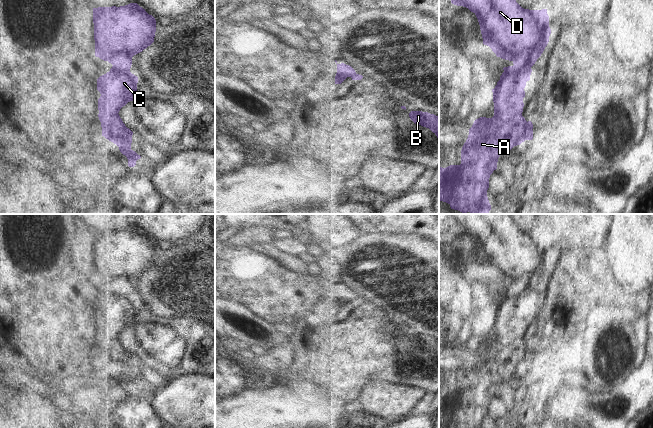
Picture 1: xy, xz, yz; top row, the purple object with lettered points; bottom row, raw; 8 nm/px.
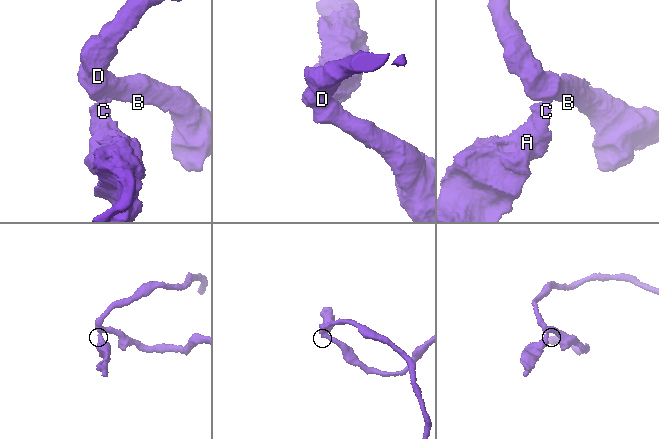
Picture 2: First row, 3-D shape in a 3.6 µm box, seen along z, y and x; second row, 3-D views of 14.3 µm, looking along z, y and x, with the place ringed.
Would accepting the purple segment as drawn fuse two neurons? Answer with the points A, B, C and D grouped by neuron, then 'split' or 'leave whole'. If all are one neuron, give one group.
groups A C / B D; split

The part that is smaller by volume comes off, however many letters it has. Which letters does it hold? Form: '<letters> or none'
A, C

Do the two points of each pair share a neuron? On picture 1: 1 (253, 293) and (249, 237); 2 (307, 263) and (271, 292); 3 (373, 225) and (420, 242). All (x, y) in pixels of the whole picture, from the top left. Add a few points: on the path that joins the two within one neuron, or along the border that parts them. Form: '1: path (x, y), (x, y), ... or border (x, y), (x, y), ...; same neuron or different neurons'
1: border (225, 243), (231, 247), (248, 247); different neurons
2: border (275, 260), (301, 275), (308, 275), (318, 268); different neurons
3: border (417, 233), (378, 232), (371, 234); different neurons

